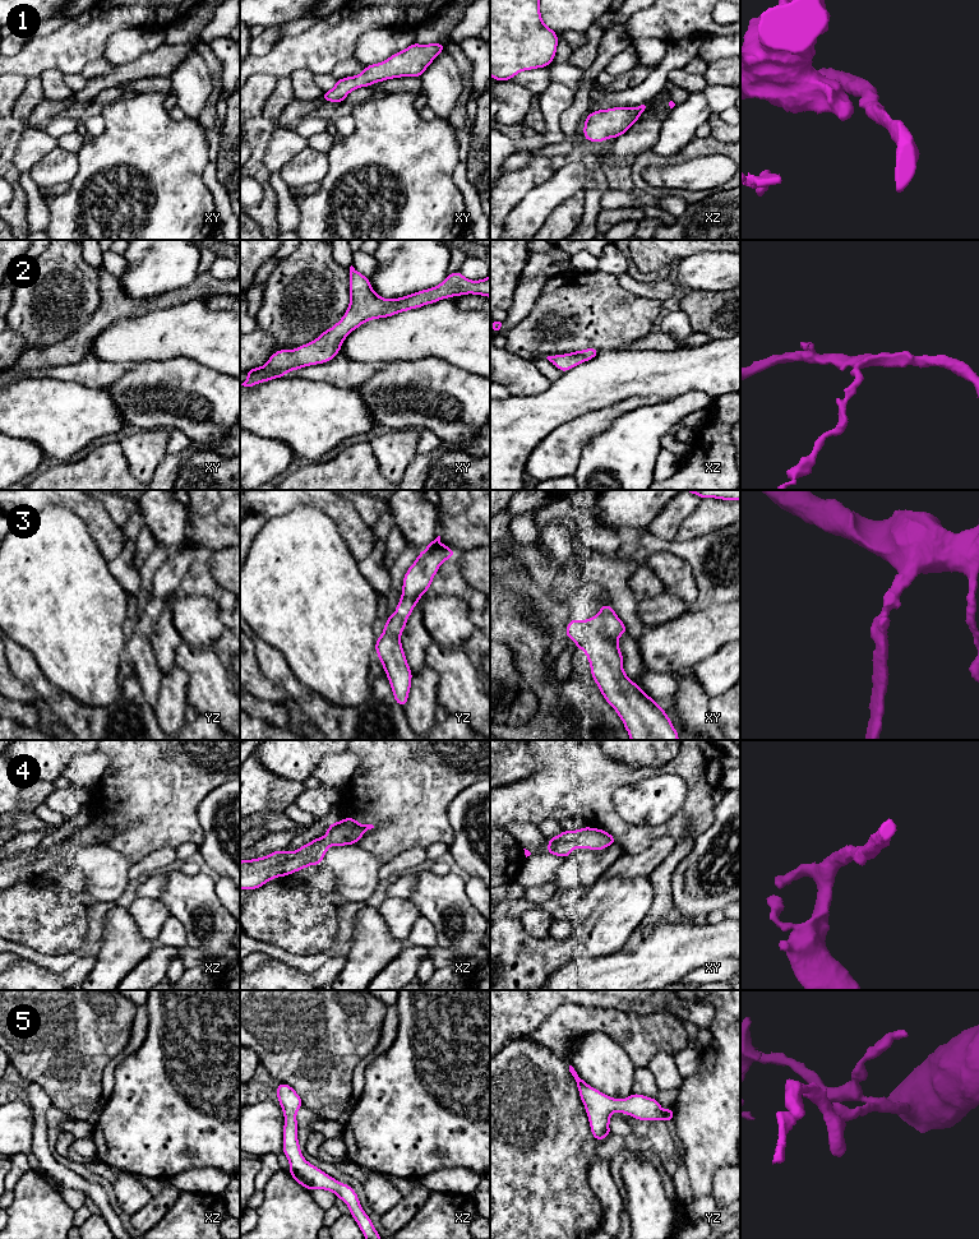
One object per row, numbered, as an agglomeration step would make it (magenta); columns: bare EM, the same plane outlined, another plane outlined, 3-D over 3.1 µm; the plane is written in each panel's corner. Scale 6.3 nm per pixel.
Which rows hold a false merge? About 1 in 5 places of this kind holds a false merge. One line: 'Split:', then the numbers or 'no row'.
Split: no row

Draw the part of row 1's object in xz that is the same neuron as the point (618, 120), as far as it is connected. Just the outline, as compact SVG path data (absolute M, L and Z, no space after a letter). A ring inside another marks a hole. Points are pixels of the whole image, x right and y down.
M646 106L614 107L592 111L585 120L585 140L604 142L623 135L645 111Z

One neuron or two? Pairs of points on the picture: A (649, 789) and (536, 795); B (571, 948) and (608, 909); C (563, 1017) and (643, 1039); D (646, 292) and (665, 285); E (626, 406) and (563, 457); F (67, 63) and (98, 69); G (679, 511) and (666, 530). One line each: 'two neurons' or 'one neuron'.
A: two neurons
B: one neuron
C: one neuron
D: one neuron
E: one neuron
F: two neurons
G: one neuron

